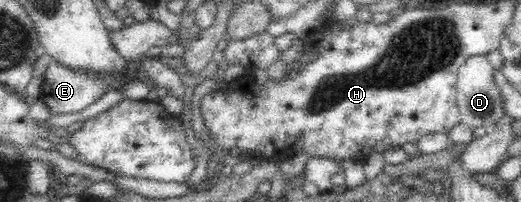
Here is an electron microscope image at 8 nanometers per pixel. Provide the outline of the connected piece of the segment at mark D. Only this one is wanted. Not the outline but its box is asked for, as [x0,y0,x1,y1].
[457,55,504,129]

